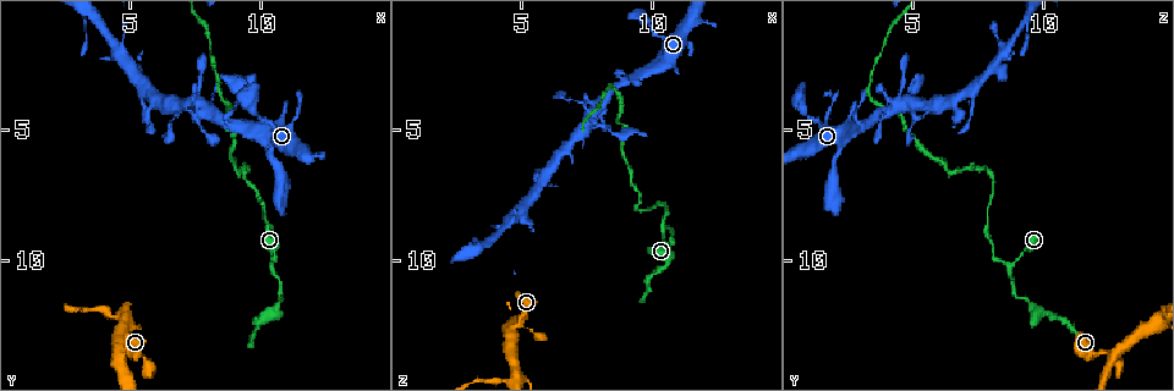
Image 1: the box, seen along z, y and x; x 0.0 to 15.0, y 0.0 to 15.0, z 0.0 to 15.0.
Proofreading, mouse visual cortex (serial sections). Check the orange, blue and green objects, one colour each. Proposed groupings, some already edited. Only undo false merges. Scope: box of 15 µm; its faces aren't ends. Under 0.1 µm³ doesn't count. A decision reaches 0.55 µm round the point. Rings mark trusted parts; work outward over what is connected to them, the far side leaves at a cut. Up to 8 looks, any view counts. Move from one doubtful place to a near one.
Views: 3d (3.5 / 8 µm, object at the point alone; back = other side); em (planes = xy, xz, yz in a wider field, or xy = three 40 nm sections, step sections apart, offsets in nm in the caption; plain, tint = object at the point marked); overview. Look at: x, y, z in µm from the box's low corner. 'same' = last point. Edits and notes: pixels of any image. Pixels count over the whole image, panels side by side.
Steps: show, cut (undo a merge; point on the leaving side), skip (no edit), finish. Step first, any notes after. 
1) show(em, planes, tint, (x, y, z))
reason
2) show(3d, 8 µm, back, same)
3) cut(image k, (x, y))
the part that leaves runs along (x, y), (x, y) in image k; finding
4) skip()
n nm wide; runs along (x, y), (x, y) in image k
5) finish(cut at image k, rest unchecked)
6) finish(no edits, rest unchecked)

show(em, xy, step 1, tint, (4.6, 13.6, 12.6))
thin arm on a thick one

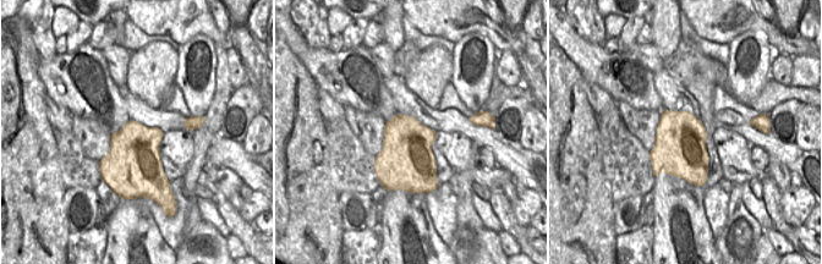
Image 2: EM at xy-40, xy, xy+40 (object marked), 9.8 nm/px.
show(3d, 3.5 µm, back, same)

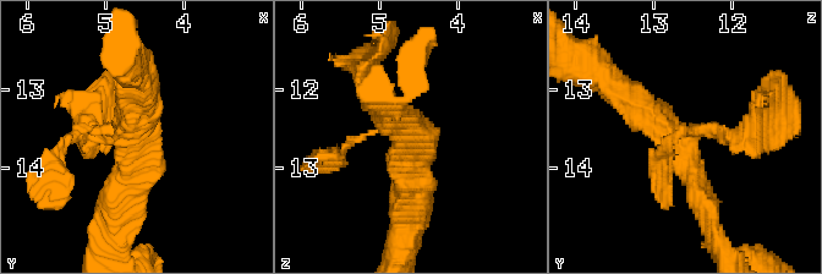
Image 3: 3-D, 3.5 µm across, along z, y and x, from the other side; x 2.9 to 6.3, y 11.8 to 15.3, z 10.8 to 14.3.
skip()
one cell here

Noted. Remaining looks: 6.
show(3d, 3.5 µm, (7.8, 4.2, 4.3))
two arms in line, one across

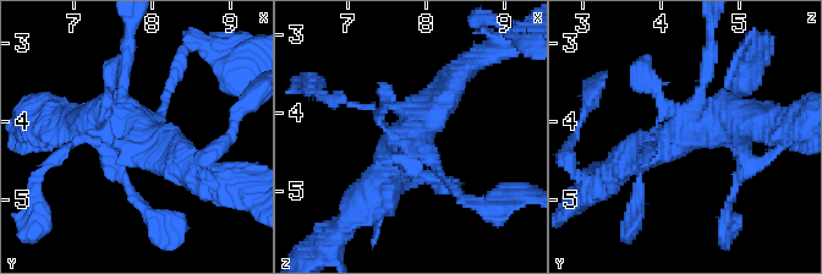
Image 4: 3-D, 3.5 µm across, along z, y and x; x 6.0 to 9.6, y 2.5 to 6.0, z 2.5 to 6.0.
show(em, xy, step 3, tint, (7.75, 4.10, 4.30))

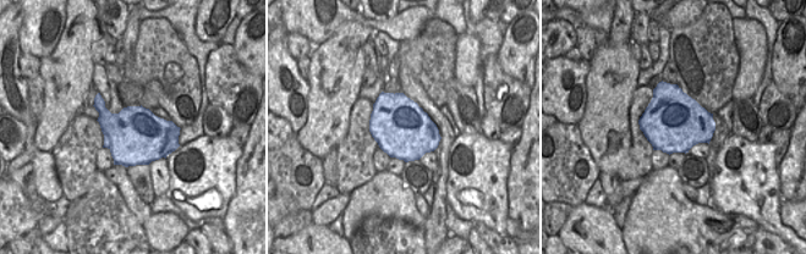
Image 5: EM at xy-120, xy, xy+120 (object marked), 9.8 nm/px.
skip()
one cell here

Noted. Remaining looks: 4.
show(3d, 3.5 µm, (10.5, 10.3, 8.7))
a narrow waist

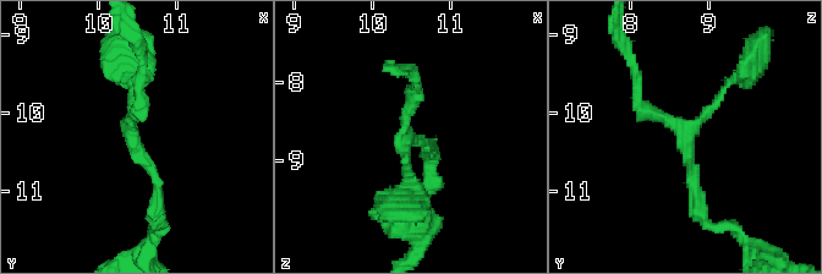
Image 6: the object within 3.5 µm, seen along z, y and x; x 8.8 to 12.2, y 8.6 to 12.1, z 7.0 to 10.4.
show(em, xy, step 1, tint, (10.45, 10.25, 8.70))
3 arms; arms of 150, 150, 150 nm

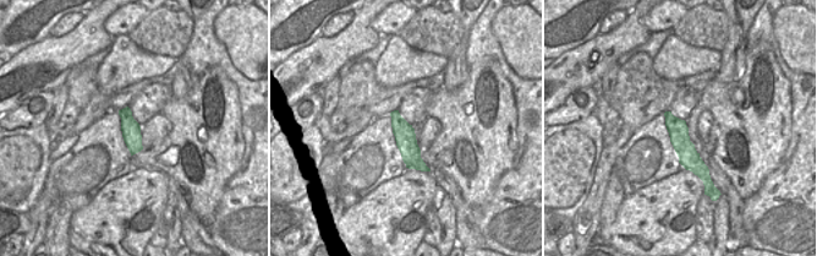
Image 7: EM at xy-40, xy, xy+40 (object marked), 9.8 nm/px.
skip()
all the same cell

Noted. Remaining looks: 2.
finish(no edits, rest unchecked)

